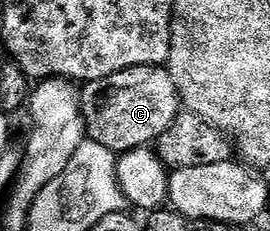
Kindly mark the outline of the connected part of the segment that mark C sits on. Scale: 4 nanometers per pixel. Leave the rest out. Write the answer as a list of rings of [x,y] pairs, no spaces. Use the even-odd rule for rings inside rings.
[[[161,65],[131,67],[122,73],[83,84],[80,108],[87,138],[98,145],[106,145],[106,149],[123,153],[155,144],[156,139],[174,125],[182,104],[174,77],[170,77],[167,66]]]

